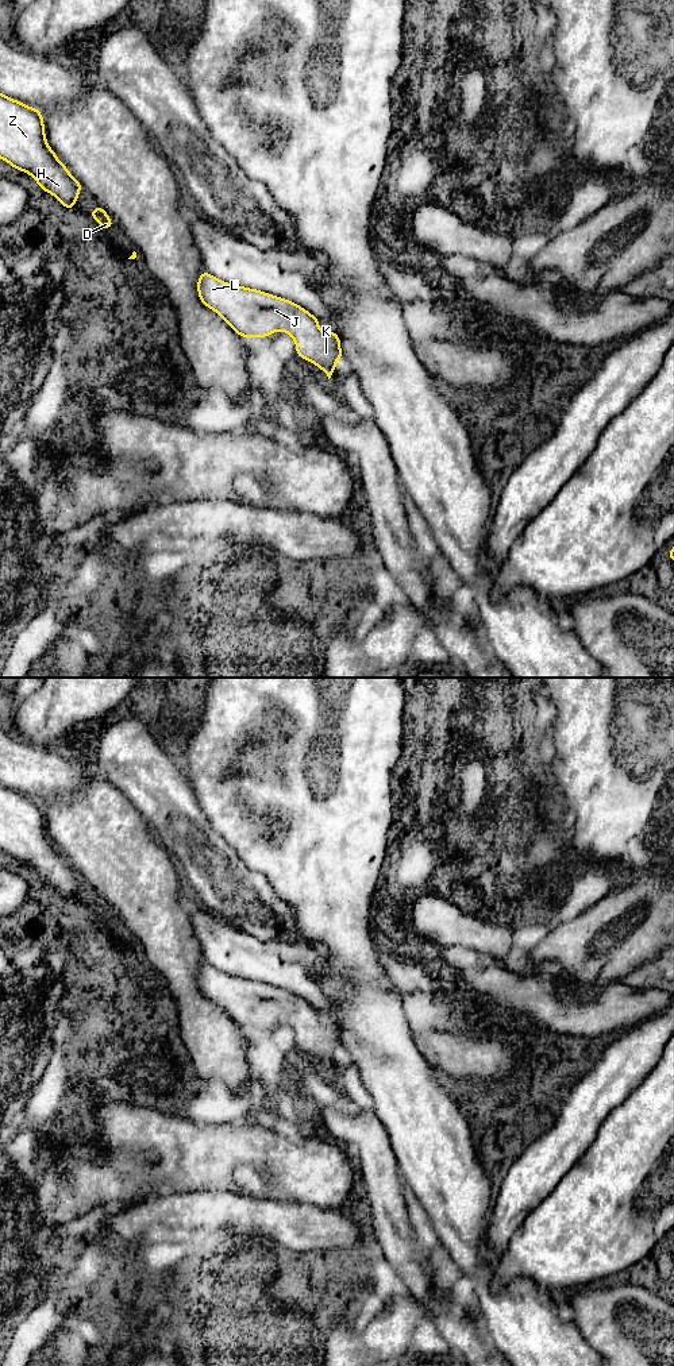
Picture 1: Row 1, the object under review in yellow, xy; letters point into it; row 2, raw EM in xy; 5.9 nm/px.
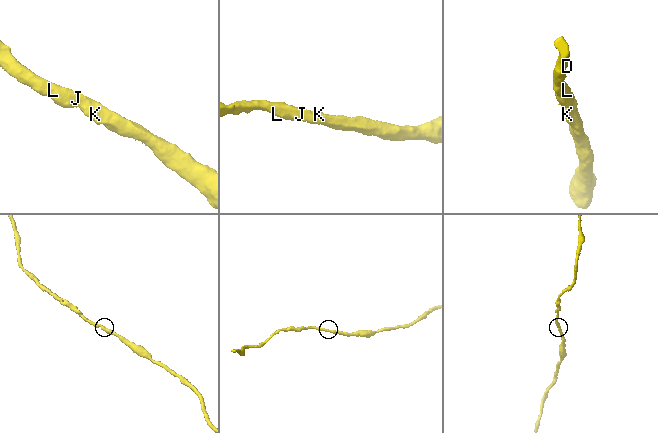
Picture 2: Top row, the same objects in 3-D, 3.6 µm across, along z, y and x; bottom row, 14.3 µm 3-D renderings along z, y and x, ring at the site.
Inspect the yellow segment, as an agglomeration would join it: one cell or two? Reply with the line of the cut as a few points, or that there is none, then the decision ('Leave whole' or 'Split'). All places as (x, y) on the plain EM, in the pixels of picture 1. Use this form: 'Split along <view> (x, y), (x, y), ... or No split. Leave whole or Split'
No split. Leave whole

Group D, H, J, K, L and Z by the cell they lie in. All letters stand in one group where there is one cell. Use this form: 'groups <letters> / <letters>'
groups D H J K L Z

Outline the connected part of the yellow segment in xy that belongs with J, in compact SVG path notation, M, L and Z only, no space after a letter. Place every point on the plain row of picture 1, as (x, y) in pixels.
M207 962L199 968L197 984L240 1029L267 1029L285 1022L294 1030L296 1045L323 1061L328 1070L336 1051L344 1050L338 1024L323 1023L319 1010L289 991L227 975Z

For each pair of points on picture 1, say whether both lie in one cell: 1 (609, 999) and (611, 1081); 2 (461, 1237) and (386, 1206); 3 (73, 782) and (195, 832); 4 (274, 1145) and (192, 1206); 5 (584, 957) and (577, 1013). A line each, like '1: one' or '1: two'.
1: two
2: two
3: two
4: two
5: two

